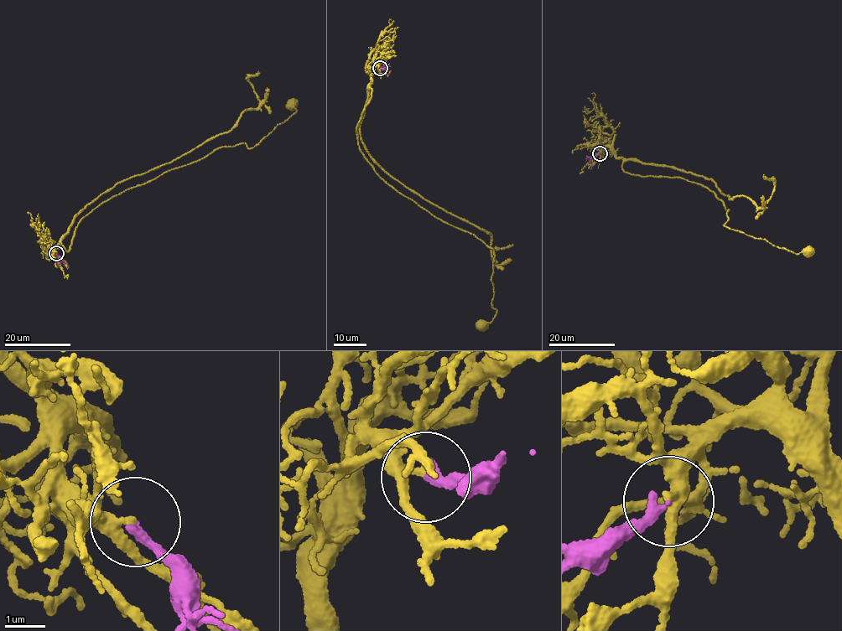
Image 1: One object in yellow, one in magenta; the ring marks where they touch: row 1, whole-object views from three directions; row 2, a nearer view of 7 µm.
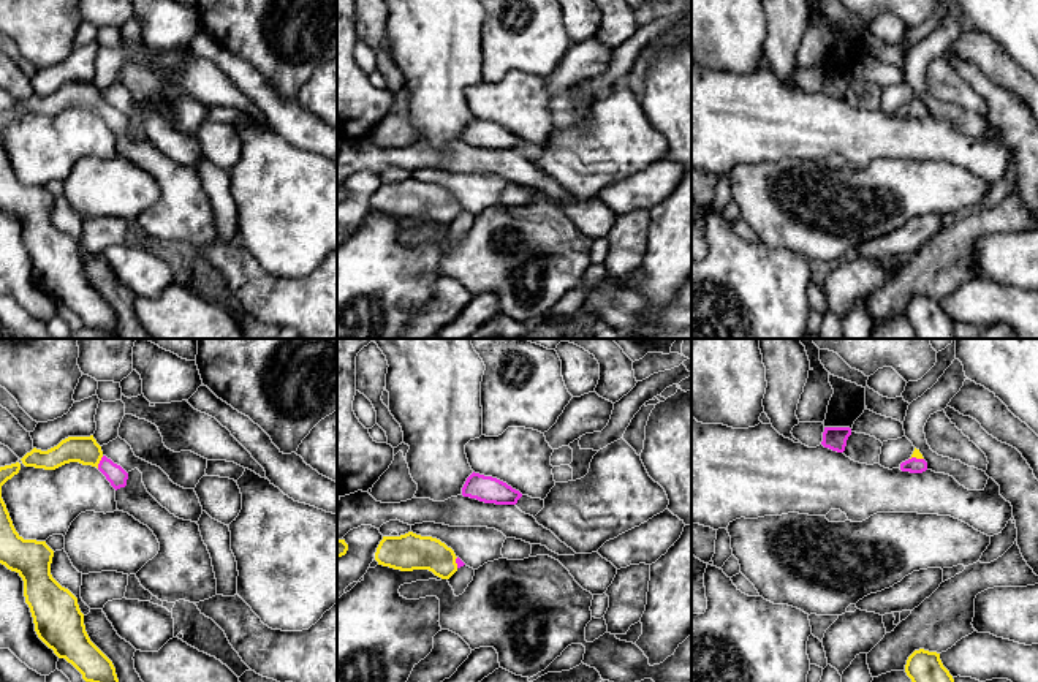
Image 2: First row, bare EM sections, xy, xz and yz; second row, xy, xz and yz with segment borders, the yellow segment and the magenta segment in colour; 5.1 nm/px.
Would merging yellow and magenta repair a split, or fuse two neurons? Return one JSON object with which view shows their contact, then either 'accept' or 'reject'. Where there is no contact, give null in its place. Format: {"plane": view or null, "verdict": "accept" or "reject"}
{"plane": "xy", "verdict": "accept"}

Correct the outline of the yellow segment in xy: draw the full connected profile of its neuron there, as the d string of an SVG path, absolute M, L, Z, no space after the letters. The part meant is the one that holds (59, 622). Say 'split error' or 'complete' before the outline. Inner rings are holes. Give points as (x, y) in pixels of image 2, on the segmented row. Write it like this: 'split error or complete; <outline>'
complete; M19 462L0 467L0 563L22 578L25 603L30 608L38 638L59 658L71 663L85 682L119 682L112 661L90 641L85 631L84 614L79 609L78 598L51 574L54 551L46 541L24 540L13 525L2 498L2 486L17 475L19 470Z

